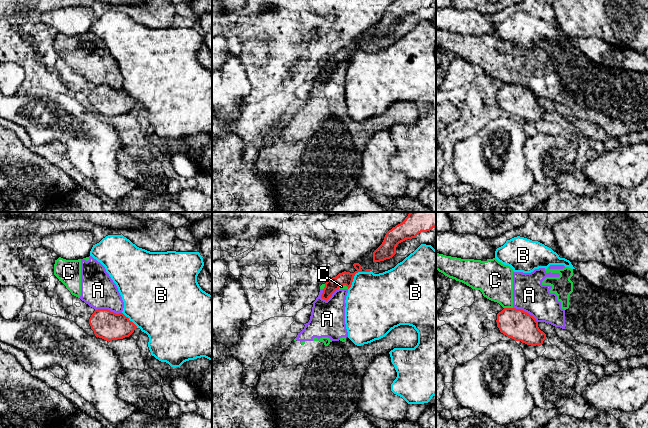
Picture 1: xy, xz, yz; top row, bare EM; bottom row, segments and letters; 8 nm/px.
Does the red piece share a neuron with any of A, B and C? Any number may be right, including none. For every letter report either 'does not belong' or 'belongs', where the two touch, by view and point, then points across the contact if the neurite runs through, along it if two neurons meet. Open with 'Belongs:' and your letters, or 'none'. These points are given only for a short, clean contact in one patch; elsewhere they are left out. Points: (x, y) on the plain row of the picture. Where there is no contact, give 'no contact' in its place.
Belongs: none
A: does not belong; meets red in xz at (329, 72); border along xz (338, 64), (326, 76), (320, 73)
B: does not belong; meets red in xz at (355, 49)
C: does not belong; meets red in yz at (508, 84); border along yz (504, 83), (512, 84)

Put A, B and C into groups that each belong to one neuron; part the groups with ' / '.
A C / B

